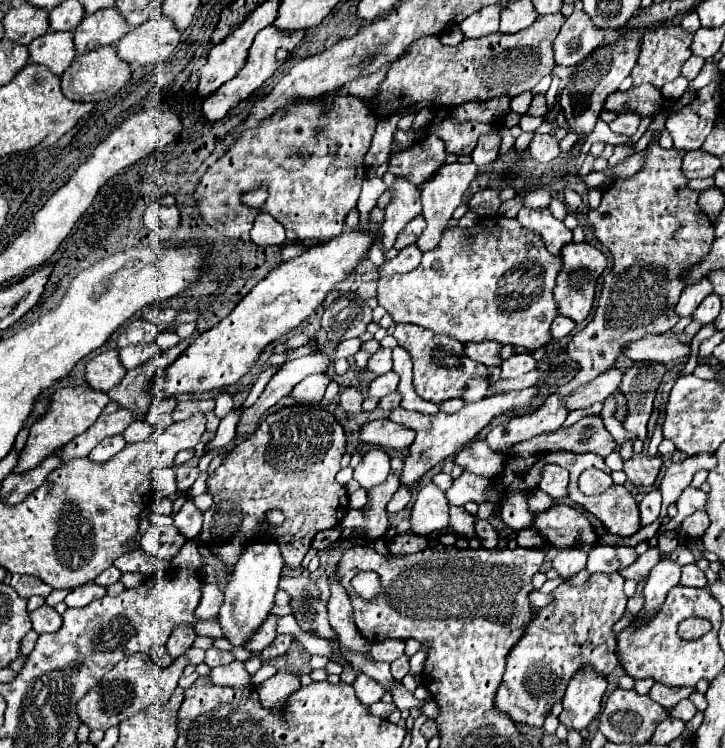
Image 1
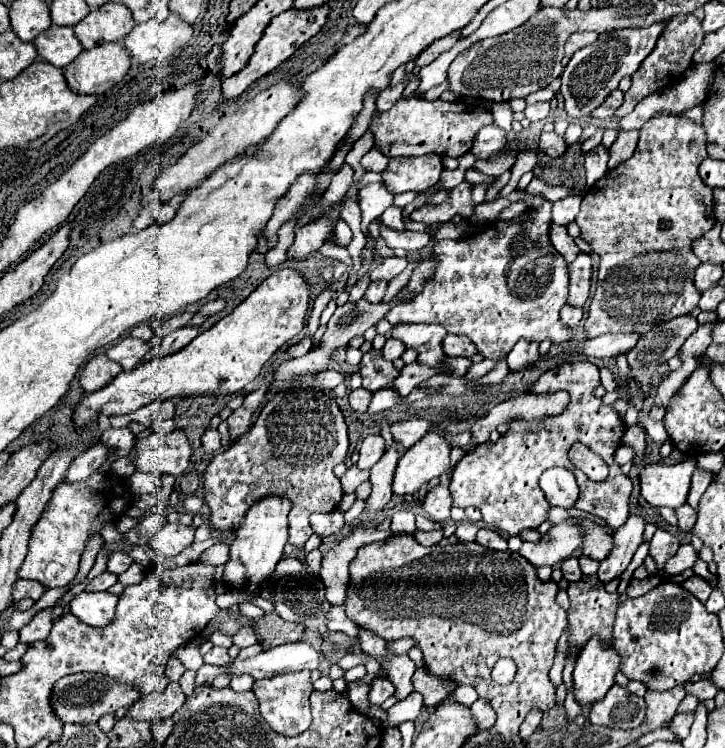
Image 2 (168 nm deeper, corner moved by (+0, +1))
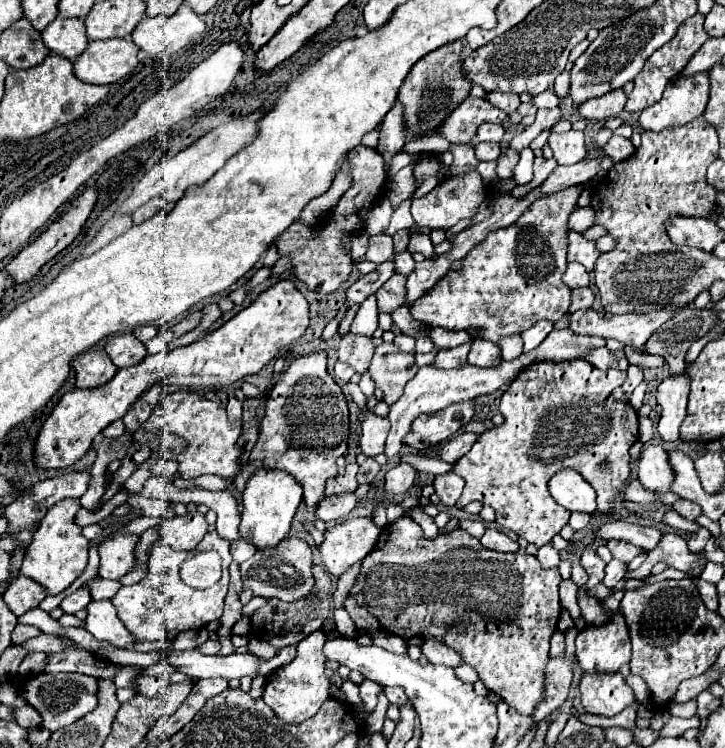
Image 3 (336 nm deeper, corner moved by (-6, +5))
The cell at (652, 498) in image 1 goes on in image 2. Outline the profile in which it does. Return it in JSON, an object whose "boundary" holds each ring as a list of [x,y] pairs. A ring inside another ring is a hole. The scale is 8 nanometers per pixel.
{"boundary":[[[630,516],[628,522],[612,534],[614,546],[612,546],[610,554],[604,560],[600,560],[600,568],[598,568],[600,580],[610,582],[612,578],[620,576],[628,568],[636,548],[642,542],[644,526],[646,526],[644,516]]]}

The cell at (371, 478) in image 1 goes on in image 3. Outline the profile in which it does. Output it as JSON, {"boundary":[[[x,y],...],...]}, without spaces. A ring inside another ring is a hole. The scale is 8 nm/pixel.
{"boundary":[[[366,412],[360,432],[360,448],[366,456],[378,456],[384,452],[384,442],[390,430],[388,418],[380,418],[374,412]]]}

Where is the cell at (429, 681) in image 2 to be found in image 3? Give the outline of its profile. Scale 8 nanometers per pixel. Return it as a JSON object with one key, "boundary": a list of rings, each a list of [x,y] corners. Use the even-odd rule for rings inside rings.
{"boundary":[[[462,664],[462,666],[454,668],[454,670],[456,670],[456,676],[458,676],[462,682],[470,682],[470,684],[474,684],[474,682],[478,680],[478,674],[476,674],[476,670],[474,670],[472,666]]]}

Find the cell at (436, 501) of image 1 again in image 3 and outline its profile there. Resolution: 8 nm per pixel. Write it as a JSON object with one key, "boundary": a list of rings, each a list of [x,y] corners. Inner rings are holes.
{"boundary":[[[448,472],[448,474],[442,474],[442,476],[434,478],[434,488],[436,488],[436,494],[442,498],[442,504],[448,506],[448,508],[452,508],[454,502],[462,494],[464,480],[458,474]]]}

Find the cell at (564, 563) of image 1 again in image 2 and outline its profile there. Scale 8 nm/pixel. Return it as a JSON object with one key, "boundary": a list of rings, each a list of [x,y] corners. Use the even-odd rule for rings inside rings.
{"boundary":[[[566,558],[562,564],[560,564],[562,572],[564,572],[564,578],[570,580],[570,582],[576,582],[582,578],[582,572],[580,572],[580,566],[578,566],[578,558]]]}

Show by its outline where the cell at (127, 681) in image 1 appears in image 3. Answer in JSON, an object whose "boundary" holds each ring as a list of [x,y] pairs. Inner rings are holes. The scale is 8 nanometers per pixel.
{"boundary":[[[58,672],[58,674],[38,674],[30,678],[24,686],[24,698],[26,702],[38,710],[42,716],[42,726],[50,728],[50,732],[56,732],[58,728],[64,728],[84,714],[92,712],[98,704],[98,684],[94,676],[84,674],[70,674],[70,672]]]}

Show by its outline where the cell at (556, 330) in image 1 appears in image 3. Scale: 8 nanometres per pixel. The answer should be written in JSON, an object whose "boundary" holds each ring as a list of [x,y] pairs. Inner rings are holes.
{"boundary":[[[574,288],[572,290],[572,306],[570,312],[582,310],[582,308],[590,308],[594,302],[594,294],[590,288]]]}

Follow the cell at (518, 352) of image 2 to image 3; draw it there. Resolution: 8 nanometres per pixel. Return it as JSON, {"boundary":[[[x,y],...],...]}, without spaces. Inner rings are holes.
{"boundary":[[[540,320],[534,326],[530,326],[526,332],[522,332],[524,352],[530,352],[530,348],[536,348],[546,338],[546,332],[552,332],[552,328],[554,328],[554,322]]]}

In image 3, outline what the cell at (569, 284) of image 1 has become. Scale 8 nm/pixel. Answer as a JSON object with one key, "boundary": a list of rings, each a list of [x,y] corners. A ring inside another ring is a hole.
{"boundary":[[[570,262],[566,266],[566,272],[562,276],[562,280],[566,280],[566,284],[570,288],[582,288],[582,286],[588,286],[590,278],[588,278],[588,272],[582,268],[582,264],[578,262]]]}

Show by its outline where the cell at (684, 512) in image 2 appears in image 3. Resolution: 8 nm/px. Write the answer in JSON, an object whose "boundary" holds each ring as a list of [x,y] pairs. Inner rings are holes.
{"boundary":[[[680,500],[674,504],[674,510],[684,516],[686,520],[696,520],[702,514],[702,508],[698,508],[698,504],[690,502],[690,500]]]}

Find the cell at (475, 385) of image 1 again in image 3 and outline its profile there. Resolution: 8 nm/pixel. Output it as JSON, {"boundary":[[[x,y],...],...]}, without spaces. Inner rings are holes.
{"boundary":[[[504,336],[500,338],[500,348],[504,348],[504,360],[514,360],[522,354],[522,338],[520,336]]]}

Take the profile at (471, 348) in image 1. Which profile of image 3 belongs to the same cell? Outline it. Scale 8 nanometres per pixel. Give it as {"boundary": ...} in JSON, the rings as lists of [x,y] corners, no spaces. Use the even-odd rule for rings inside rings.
{"boundary":[[[432,328],[430,340],[436,348],[456,348],[464,344],[466,340],[472,340],[472,336],[466,330],[446,330],[446,328]]]}

